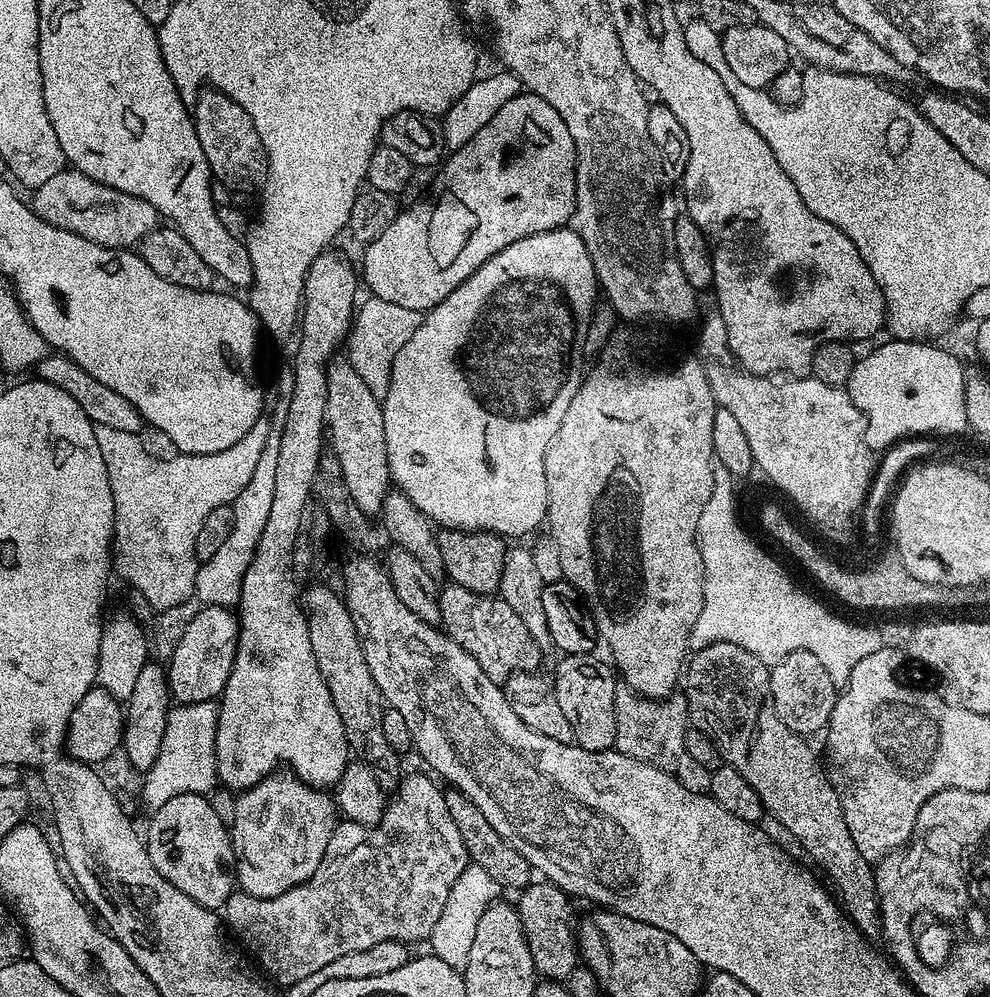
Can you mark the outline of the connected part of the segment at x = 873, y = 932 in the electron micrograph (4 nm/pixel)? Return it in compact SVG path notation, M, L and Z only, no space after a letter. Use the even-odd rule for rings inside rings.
M714 642L698 648L697 652L695 649L691 653L682 676L682 694L688 703L691 727L702 730L702 734L712 739L714 746L720 751L723 763L738 770L738 774L742 774L742 778L746 778L746 782L754 788L754 794L758 794L765 813L769 817L773 816L824 867L825 874L832 879L831 887L838 893L839 903L858 931L866 938L879 937L880 898L877 873L872 873L873 865L862 858L862 854L858 854L858 846L854 846L854 838L850 838L850 826L846 826L842 802L838 802L838 794L832 781L828 779L821 757L820 760L816 757L815 750L808 745L809 741L805 737L790 730L786 722L778 718L778 710L774 710L774 698L770 690L772 674L769 665L754 658L750 650L742 650L742 646L734 646L730 642Z

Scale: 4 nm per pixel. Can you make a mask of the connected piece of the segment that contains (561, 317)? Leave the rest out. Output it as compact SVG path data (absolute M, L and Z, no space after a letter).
M575 227L555 228L542 234L534 234L506 246L494 258L490 258L458 290L454 290L438 306L423 313L418 330L410 334L410 342L398 350L390 374L390 390L382 401L384 406L384 429L386 430L386 458L391 483L399 492L406 494L422 514L426 514L433 525L441 529L461 528L464 532L495 532L501 538L524 536L545 523L548 514L546 494L546 446L550 438L558 434L562 417L570 398L579 390L586 375L584 356L588 342L588 325L592 323L592 312L598 303L598 281L594 262L584 245L584 239Z

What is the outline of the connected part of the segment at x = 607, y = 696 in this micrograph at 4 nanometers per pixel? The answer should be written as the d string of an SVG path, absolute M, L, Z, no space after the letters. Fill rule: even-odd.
M599 655L564 656L556 668L554 687L558 706L562 706L562 714L570 722L570 730L574 730L574 743L582 750L607 752L616 743L616 719L614 718L614 694L618 687L618 676L613 665L607 659L599 660Z

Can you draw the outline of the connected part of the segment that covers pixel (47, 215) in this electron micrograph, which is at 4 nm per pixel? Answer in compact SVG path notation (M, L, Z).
M63 170L54 174L49 181L36 186L31 194L33 196L32 200L30 199L30 207L43 220L59 228L76 232L82 238L107 248L128 250L139 245L140 241L146 238L146 234L153 232L162 220L160 213L154 210L154 206L150 206L150 202L146 202L142 198L134 198L134 194L122 194L122 190L114 190L110 186L75 170Z

